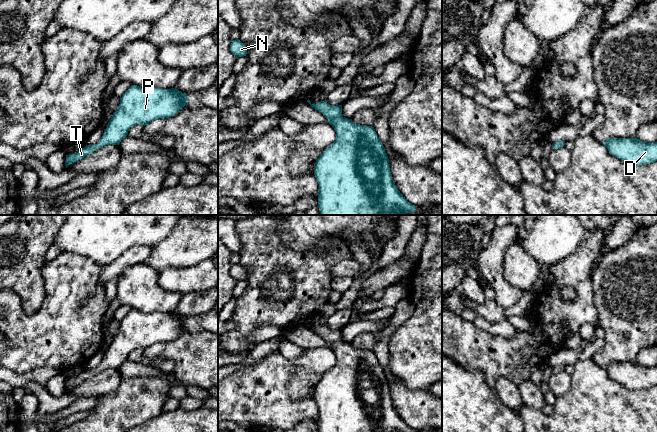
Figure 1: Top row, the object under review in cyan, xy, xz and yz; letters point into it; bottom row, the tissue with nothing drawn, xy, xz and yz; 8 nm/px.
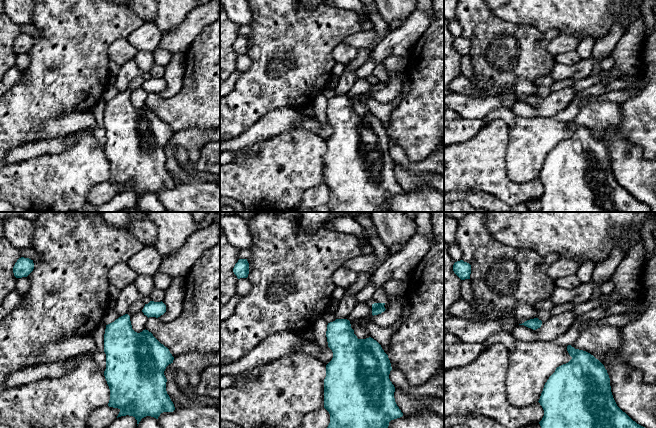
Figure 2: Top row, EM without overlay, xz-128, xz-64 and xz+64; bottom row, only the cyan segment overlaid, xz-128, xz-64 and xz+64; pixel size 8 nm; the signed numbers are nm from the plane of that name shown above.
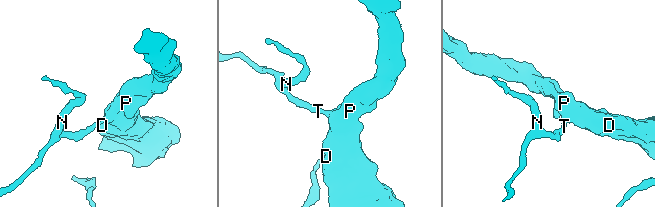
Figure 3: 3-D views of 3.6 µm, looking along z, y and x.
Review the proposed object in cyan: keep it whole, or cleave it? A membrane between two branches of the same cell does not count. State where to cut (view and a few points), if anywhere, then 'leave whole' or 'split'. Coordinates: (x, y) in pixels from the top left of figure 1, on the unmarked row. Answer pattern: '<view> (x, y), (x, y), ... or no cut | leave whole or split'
no cut | leave whole

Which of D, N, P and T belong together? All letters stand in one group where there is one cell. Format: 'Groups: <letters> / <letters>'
Groups: D N P T

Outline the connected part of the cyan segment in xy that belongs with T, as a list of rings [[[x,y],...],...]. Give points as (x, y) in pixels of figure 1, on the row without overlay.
[[[131,309],[120,322],[120,328],[108,346],[107,352],[104,353],[100,365],[67,379],[66,392],[103,370],[119,369],[131,351],[138,348],[145,350],[155,343],[172,341],[186,328],[188,328],[188,318],[182,317],[176,311],[145,313]]]

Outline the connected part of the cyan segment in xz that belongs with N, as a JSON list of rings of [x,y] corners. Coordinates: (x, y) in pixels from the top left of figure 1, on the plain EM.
[[[236,263],[232,265],[230,275],[236,281],[243,281],[247,278],[247,271],[239,263]]]

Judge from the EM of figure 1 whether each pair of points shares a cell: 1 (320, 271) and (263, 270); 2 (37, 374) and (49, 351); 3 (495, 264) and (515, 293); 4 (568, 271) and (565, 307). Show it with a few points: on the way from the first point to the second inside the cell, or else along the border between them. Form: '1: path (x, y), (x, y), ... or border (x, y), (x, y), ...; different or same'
1: path (306, 271), (298, 271), (286, 262), (277, 262); same
2: border (59, 372), (53, 368), (39, 367), (18, 373); different
3: path (495, 272), (495, 277), (507, 289); same
4: path (578, 281), (580, 283), (580, 298), (575, 303); same

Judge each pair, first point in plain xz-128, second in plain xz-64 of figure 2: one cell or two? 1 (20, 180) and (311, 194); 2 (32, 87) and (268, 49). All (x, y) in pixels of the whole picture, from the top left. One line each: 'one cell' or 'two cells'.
1: two cells
2: one cell

